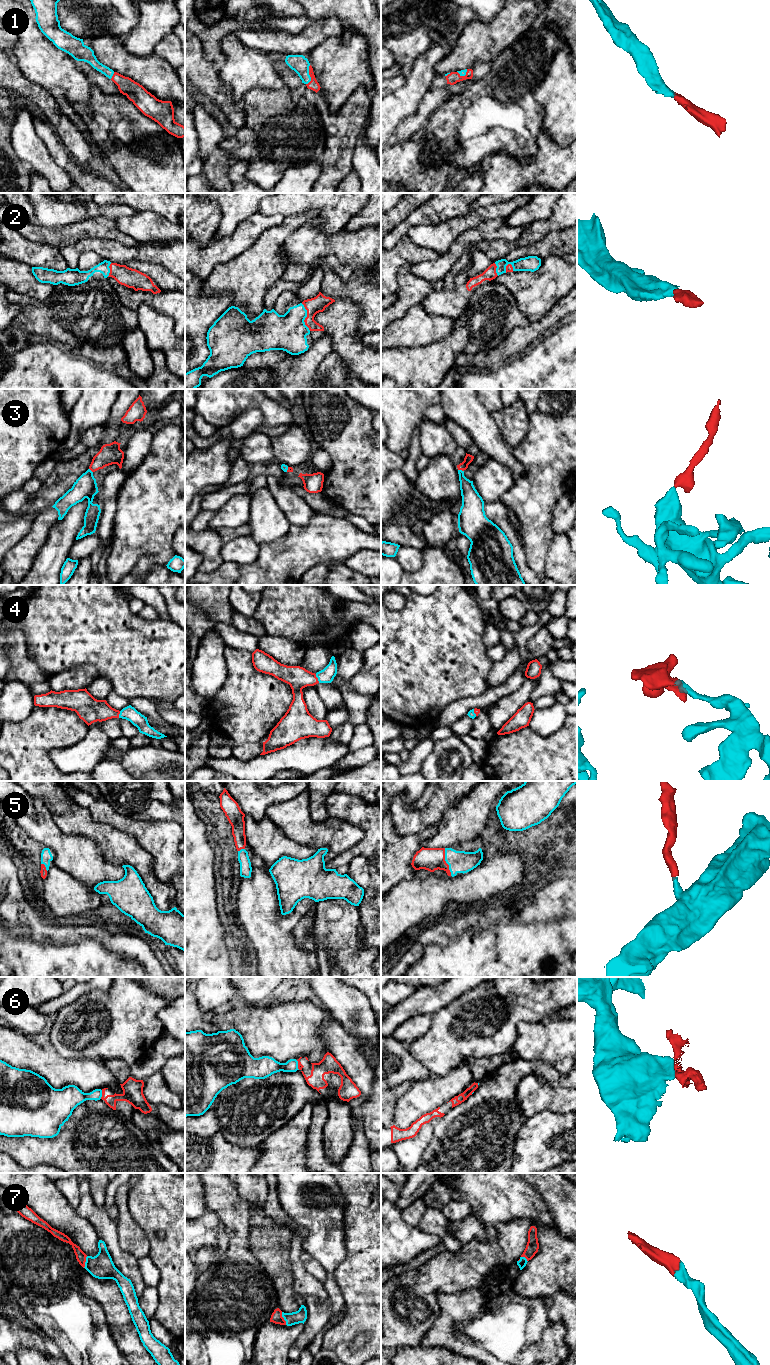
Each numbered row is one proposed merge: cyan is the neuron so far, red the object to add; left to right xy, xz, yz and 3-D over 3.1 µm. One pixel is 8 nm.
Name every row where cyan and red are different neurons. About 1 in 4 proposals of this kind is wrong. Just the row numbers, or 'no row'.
6

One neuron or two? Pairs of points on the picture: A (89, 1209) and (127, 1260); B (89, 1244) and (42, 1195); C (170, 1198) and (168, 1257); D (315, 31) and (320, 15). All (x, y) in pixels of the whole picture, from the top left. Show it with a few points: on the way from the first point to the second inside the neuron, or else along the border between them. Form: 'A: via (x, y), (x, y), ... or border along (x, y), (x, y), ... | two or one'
A: via (101, 1222), (106, 1228), (114, 1247) | one
B: via (80, 1231), (55, 1208) | one
C: via (171, 1213), (171, 1242) | one
D: border along (310, 21), (323, 21), (332, 13), (341, 27) | two

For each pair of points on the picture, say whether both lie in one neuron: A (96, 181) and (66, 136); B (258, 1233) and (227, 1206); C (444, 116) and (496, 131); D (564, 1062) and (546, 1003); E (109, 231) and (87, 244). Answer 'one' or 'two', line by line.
A: two
B: two
C: one
D: two
E: two

